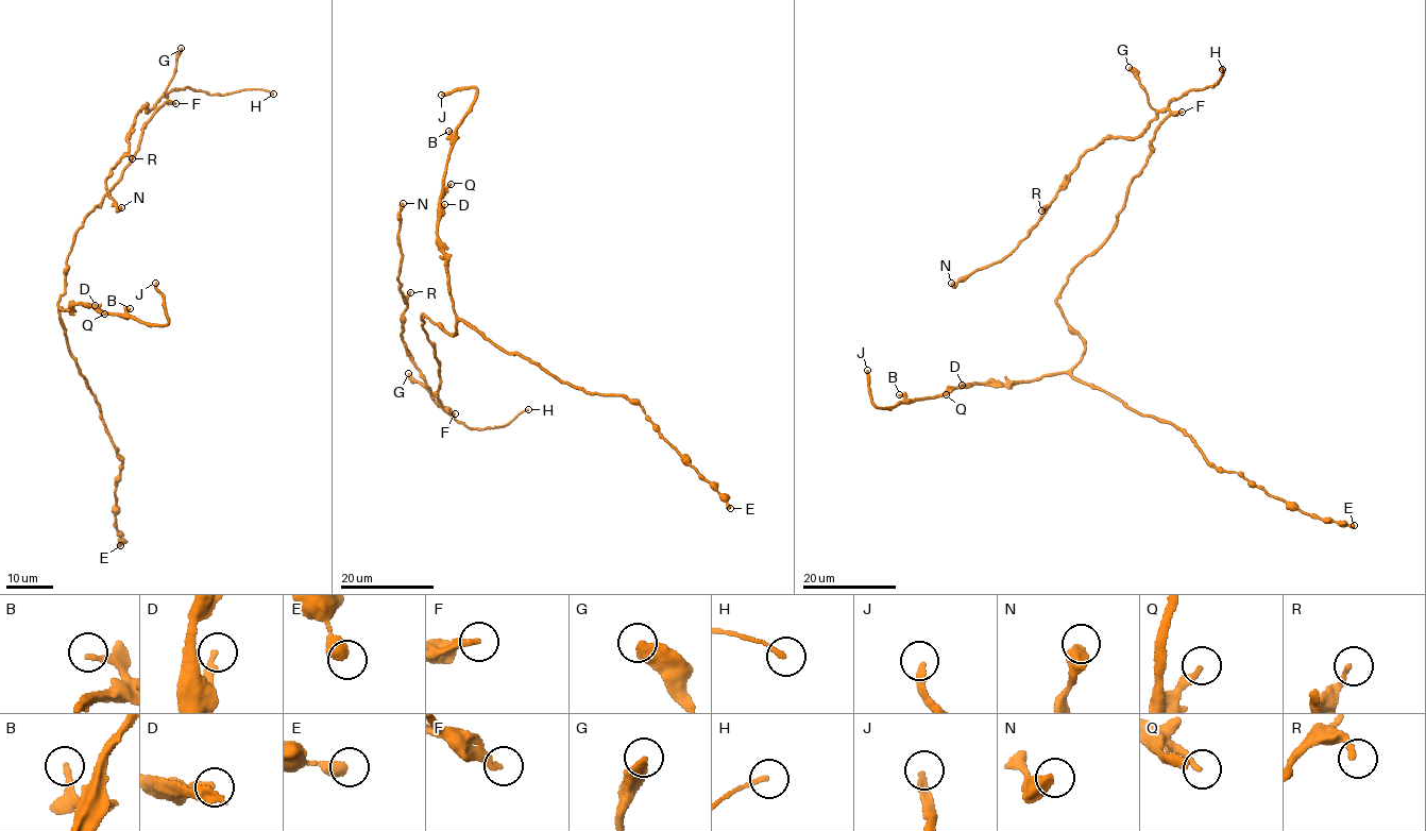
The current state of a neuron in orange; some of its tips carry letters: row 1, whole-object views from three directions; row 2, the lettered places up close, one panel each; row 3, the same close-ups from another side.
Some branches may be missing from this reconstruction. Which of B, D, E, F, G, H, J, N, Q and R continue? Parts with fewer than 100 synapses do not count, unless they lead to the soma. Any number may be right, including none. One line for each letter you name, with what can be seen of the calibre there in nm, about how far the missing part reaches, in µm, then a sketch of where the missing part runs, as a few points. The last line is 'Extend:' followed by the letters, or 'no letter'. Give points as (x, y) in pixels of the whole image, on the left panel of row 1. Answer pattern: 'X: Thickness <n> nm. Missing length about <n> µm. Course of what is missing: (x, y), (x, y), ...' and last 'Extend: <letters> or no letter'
J: Thickness 240 nm. Missing length about 110 µm
Extend: J

